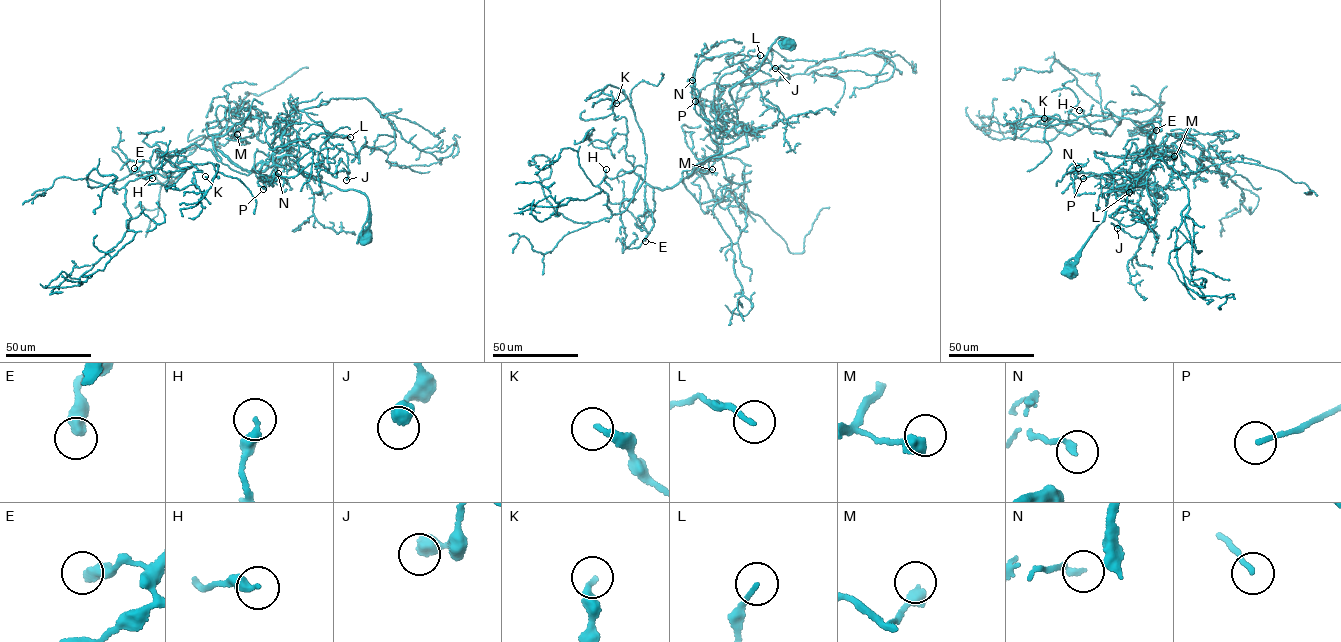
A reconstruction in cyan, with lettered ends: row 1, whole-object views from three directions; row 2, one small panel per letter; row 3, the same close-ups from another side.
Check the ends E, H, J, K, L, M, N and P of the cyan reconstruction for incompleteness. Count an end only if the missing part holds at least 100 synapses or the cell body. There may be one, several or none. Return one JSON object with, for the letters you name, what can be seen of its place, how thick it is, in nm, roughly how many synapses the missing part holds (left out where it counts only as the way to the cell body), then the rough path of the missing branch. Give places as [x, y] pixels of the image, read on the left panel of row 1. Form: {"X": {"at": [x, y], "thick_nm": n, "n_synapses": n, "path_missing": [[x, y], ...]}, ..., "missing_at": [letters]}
{"missing_at": []}

